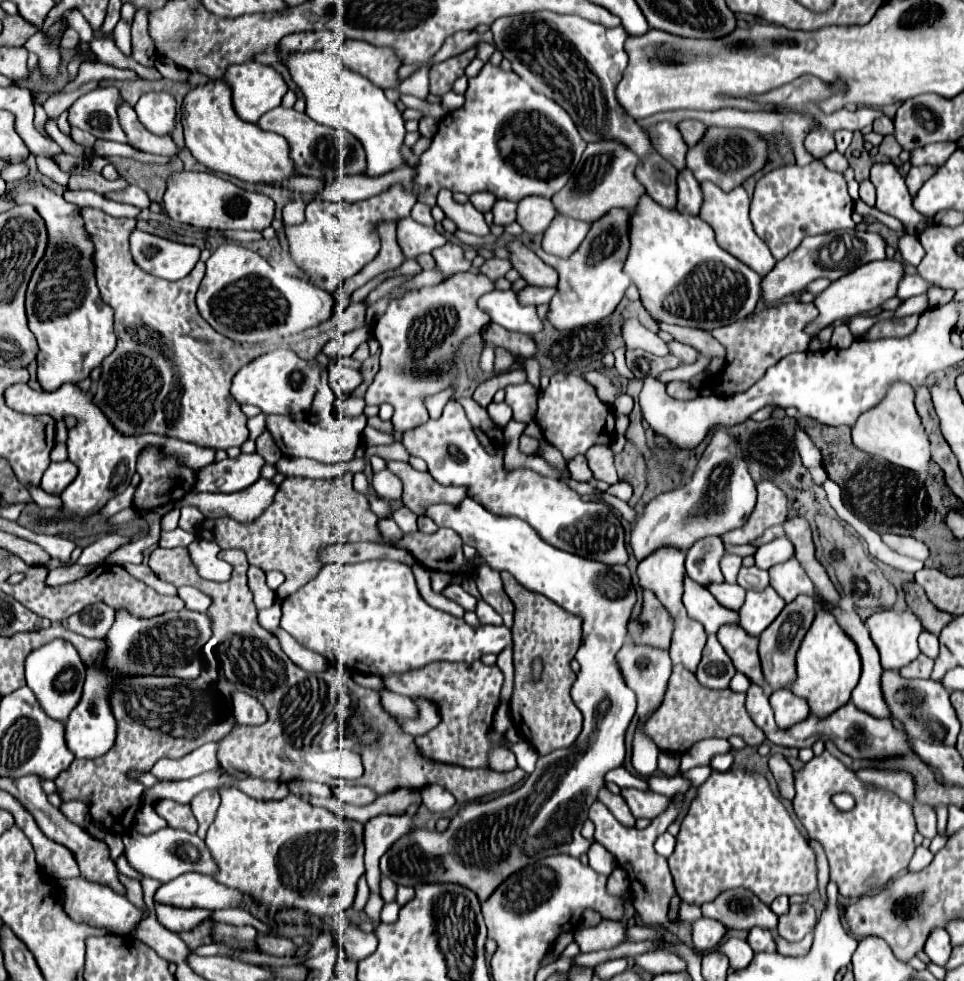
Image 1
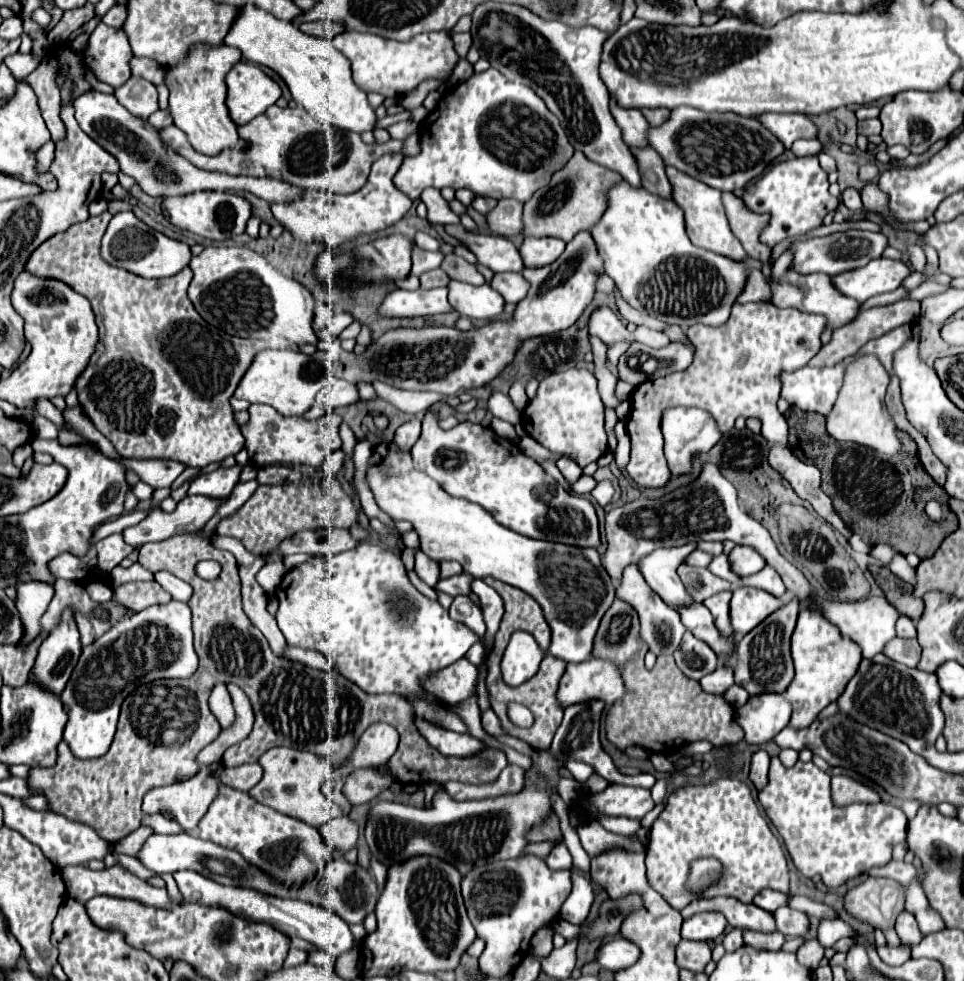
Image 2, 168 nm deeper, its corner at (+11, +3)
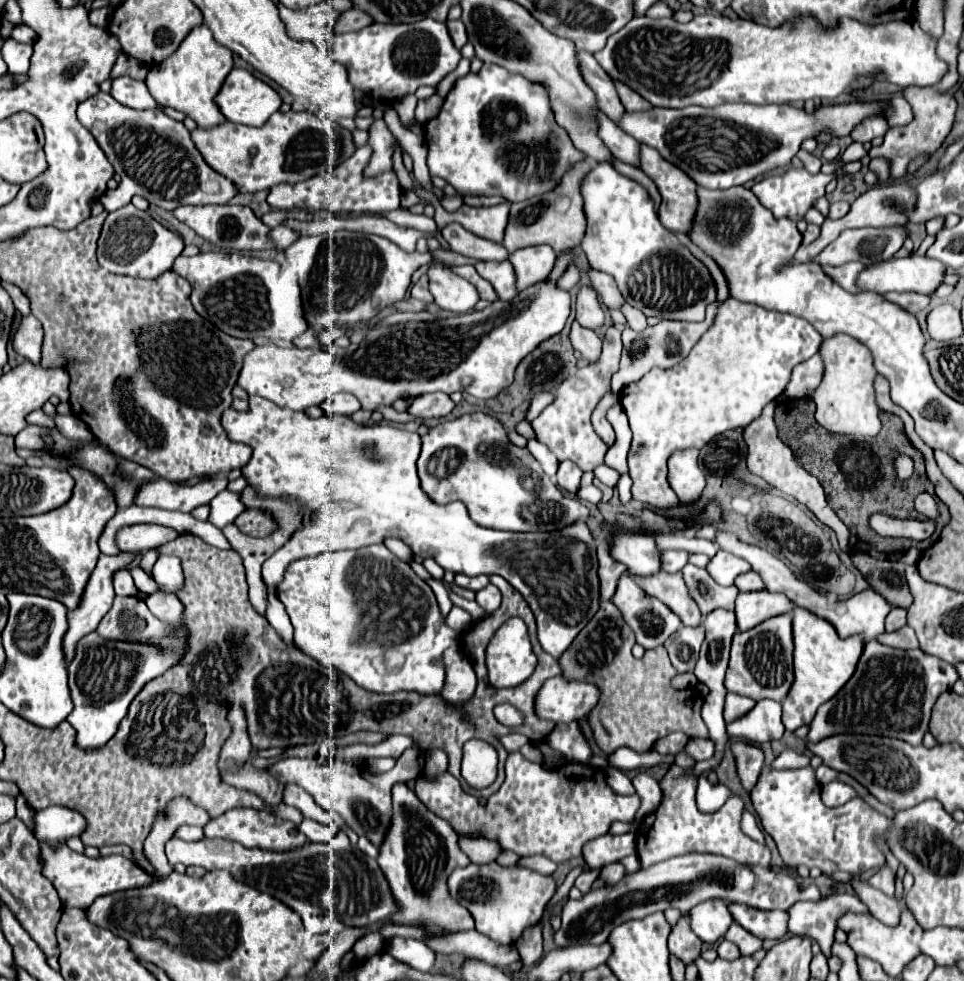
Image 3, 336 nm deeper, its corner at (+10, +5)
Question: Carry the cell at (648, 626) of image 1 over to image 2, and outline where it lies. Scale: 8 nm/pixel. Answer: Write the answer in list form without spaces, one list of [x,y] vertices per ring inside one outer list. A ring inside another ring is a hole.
[[[616,599],[602,617],[592,653],[594,657],[616,661],[624,671],[628,689],[626,697],[616,701],[608,711],[606,735],[610,743],[614,743],[618,749],[636,743],[652,753],[676,753],[680,745],[702,739],[714,743],[716,747],[740,743],[744,739],[744,731],[738,723],[734,723],[734,705],[724,697],[724,693],[704,693],[698,681],[692,681],[690,677],[684,677],[684,673],[680,673],[674,657],[660,655],[654,669],[646,671],[646,651],[648,645],[640,637],[640,619],[636,617],[636,611],[626,601]]]

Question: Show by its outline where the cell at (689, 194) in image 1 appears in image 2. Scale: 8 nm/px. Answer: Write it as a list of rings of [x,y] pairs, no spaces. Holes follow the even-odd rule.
[[[650,147],[646,149],[632,149],[638,165],[640,165],[640,173],[642,173],[642,185],[646,191],[664,197],[664,199],[672,199],[672,185],[666,177],[666,165],[662,161],[662,157]]]

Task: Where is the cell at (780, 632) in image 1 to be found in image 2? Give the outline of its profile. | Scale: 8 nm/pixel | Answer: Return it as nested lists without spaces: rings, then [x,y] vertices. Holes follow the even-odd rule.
[[[794,597],[782,605],[768,621],[762,621],[752,633],[744,635],[736,645],[738,665],[736,665],[736,685],[742,685],[750,695],[758,693],[784,693],[794,677],[792,657],[790,657],[790,637],[796,627],[796,617],[800,611],[800,601]]]

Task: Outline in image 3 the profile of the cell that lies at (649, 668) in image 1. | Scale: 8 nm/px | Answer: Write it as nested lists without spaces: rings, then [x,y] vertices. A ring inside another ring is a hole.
[[[553,677],[543,683],[541,691],[537,693],[535,707],[539,719],[553,721],[555,725],[579,721],[592,753],[607,759],[608,756],[595,743],[590,725],[582,724],[587,722],[587,713],[597,705],[597,701],[599,701],[599,689],[595,685]]]

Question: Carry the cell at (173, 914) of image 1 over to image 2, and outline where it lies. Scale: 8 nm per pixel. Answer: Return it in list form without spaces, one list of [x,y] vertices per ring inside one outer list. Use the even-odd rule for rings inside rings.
[[[74,865],[74,867],[64,867],[62,869],[62,879],[66,883],[68,895],[76,897],[80,903],[88,901],[94,895],[114,895],[120,899],[136,899],[136,901],[144,901],[146,905],[156,905],[158,909],[170,909],[172,901],[168,897],[168,891],[162,887],[152,887],[146,881],[138,879],[136,875],[132,875],[130,871],[126,871],[122,865],[114,865],[114,867],[106,867],[102,871],[90,871],[88,867],[82,865]]]

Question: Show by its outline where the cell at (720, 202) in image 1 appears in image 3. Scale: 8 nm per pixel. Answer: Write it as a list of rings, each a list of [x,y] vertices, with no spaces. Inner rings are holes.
[[[641,145],[641,155],[639,155],[639,169],[653,179],[653,183],[657,185],[659,193],[661,193],[661,207],[659,207],[659,219],[661,223],[671,229],[671,231],[679,231],[683,235],[689,233],[691,223],[693,223],[693,215],[697,209],[697,195],[695,195],[695,183],[689,175],[685,175],[679,167],[675,167],[673,163],[665,161],[655,149]]]

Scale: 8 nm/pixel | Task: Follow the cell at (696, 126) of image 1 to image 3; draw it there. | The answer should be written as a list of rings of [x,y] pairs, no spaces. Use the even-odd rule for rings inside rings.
[[[615,81],[615,87],[617,87],[617,95],[619,95],[625,111],[645,111],[645,109],[651,107],[649,101],[641,99],[641,95],[637,95],[633,89],[625,87],[625,83]]]

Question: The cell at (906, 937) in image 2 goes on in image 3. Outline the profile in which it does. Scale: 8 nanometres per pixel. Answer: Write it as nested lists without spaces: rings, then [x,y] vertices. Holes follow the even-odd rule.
[[[857,875],[851,877],[851,887],[855,889],[855,895],[867,905],[869,913],[875,919],[879,919],[885,925],[897,925],[899,923],[899,913],[901,913],[899,901],[895,901],[893,897],[887,897],[881,891],[869,887],[869,883],[859,879]]]

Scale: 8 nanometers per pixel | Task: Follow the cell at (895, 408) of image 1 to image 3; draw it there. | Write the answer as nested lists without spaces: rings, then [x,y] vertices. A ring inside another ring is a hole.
[[[833,335],[821,343],[821,359],[825,363],[825,377],[813,393],[813,401],[817,405],[815,419],[821,427],[831,433],[843,435],[867,435],[875,437],[881,429],[879,407],[875,403],[873,379],[877,375],[873,367],[873,357],[865,345],[847,335]]]

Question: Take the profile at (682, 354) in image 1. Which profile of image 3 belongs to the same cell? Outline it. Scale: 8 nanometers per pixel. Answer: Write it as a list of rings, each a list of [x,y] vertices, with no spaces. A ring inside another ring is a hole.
[[[621,305],[621,311],[623,311],[623,315],[625,315],[625,319],[627,319],[627,325],[631,327],[631,329],[635,329],[635,331],[643,331],[645,327],[647,327],[647,321],[645,321],[645,315],[639,311],[639,309],[635,309],[635,307],[631,307],[631,305]]]

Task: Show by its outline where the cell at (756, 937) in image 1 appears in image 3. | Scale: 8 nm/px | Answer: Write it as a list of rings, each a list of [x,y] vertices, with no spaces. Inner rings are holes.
[[[723,941],[723,943],[717,947],[717,953],[719,953],[721,959],[737,959],[737,955],[741,955],[739,949],[737,949],[737,945],[731,943],[731,941]]]

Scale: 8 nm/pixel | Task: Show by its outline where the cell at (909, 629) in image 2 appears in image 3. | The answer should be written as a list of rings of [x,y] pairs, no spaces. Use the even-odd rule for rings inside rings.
[[[893,607],[885,619],[885,629],[887,631],[897,631],[901,629],[903,625],[907,623],[907,611],[905,609],[899,609],[899,607]]]

